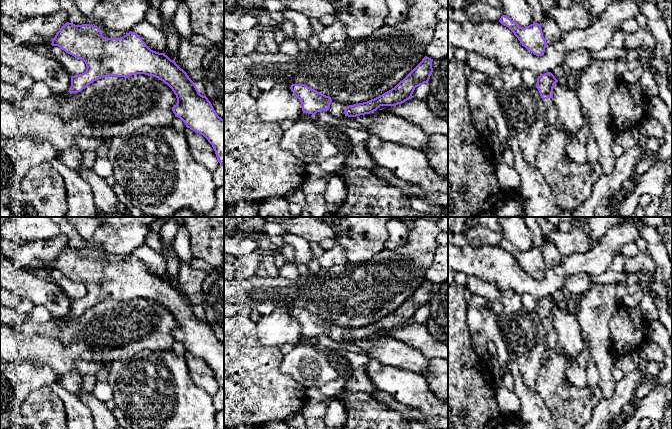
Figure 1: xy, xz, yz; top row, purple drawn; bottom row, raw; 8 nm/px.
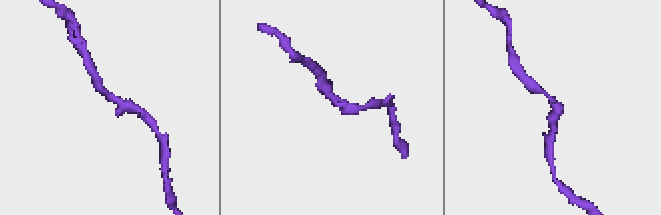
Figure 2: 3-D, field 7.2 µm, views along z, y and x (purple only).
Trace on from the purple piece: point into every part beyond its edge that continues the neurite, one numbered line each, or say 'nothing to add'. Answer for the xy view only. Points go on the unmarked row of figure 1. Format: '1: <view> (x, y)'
nothing to add

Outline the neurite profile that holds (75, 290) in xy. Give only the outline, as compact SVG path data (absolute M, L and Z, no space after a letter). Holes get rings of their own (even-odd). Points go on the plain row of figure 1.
M49 270L48 278L56 283L72 300L86 295L87 291L83 284L66 277L58 270Z

